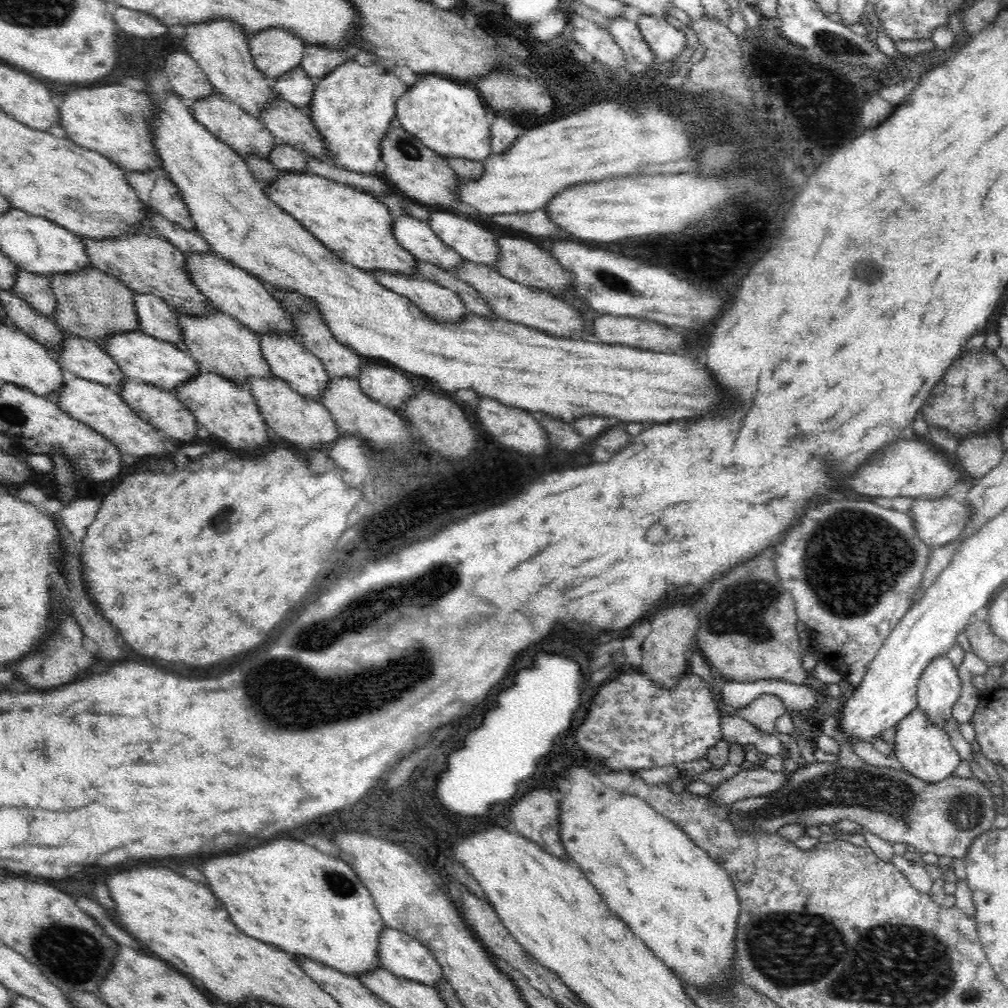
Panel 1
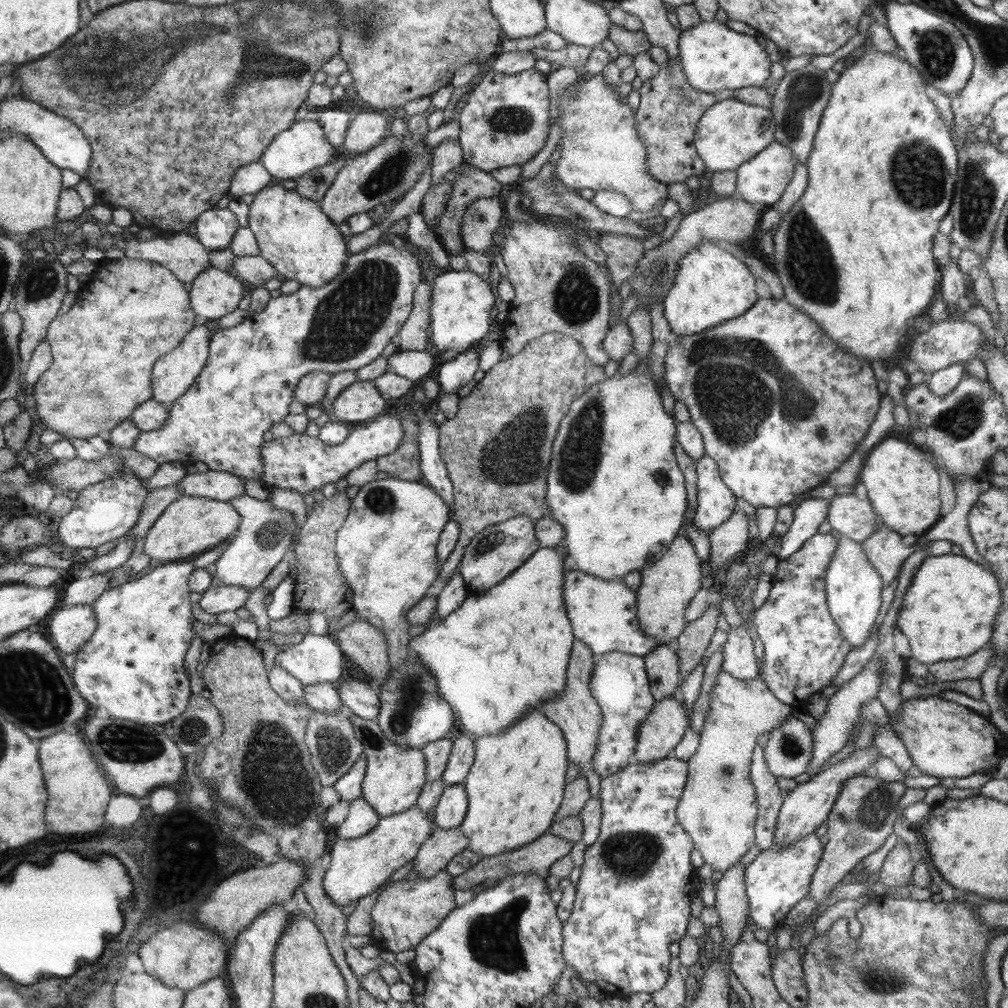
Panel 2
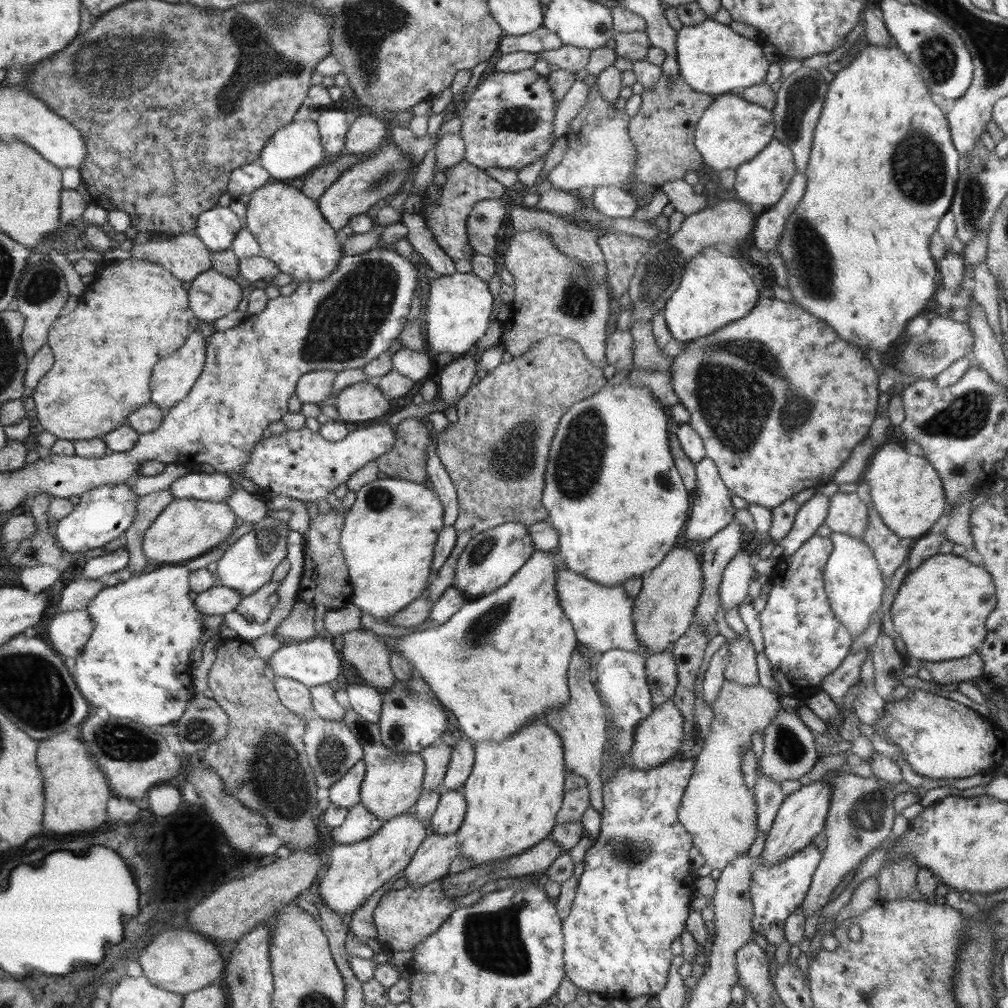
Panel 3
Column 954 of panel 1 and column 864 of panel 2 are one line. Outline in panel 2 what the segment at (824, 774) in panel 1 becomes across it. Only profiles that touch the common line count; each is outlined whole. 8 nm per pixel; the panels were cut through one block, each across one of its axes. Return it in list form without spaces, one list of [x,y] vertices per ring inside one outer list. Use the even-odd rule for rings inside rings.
[[[872,774],[853,776],[843,782],[827,818],[828,842],[809,888],[809,896],[816,903],[824,901],[848,873],[858,870],[862,860],[876,852],[886,842],[886,838],[892,836],[895,820],[900,813],[898,801],[906,789],[900,780],[886,782]]]

